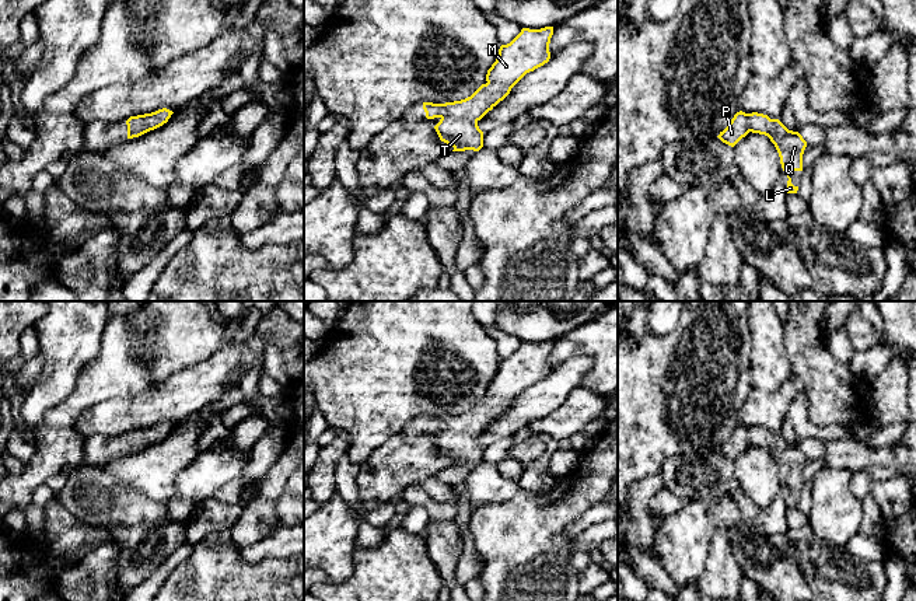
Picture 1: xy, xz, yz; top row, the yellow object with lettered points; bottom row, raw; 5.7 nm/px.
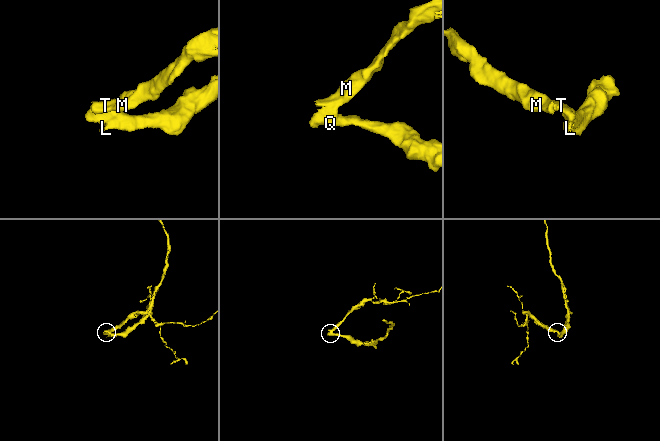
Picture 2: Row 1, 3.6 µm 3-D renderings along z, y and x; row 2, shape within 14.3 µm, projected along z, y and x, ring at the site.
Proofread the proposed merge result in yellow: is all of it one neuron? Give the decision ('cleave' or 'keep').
keep

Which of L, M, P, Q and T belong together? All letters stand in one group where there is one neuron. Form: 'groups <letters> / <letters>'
groups L M P Q T

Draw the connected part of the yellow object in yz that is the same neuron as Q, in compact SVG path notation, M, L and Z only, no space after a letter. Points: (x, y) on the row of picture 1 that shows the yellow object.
M737 112L730 125L717 136L723 143L734 147L749 132L765 134L775 144L783 171L787 174L787 193L797 193L798 186L791 184L790 172L803 171L803 154L807 141L798 132L789 130L779 119L752 112Z

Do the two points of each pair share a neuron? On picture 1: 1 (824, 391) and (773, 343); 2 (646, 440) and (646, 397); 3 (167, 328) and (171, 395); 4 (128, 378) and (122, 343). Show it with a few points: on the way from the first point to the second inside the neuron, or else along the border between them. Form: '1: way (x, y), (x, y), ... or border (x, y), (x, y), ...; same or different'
1: border (783, 327), (783, 343), (793, 373); different
2: way (644, 429), (644, 408); same
3: border (199, 360), (181, 367), (156, 384); different
4: way (122, 370), (122, 352); same

